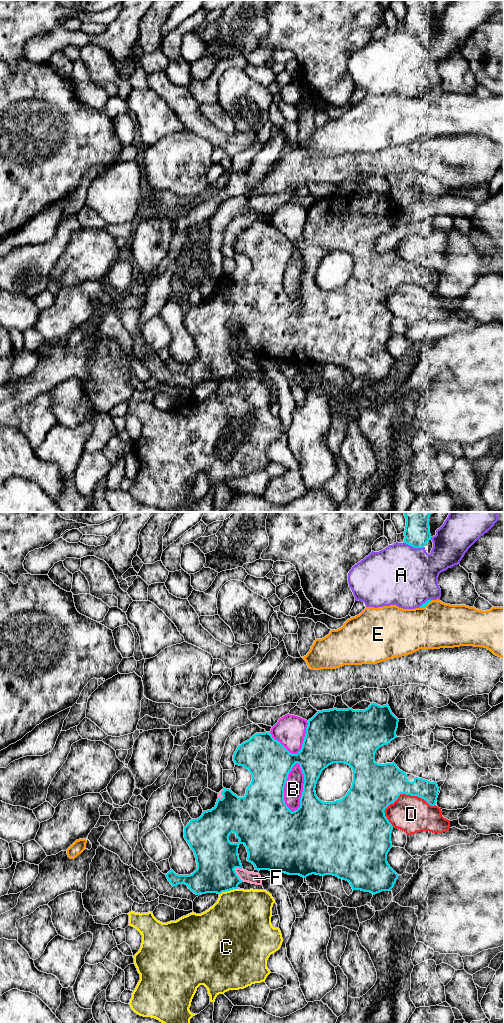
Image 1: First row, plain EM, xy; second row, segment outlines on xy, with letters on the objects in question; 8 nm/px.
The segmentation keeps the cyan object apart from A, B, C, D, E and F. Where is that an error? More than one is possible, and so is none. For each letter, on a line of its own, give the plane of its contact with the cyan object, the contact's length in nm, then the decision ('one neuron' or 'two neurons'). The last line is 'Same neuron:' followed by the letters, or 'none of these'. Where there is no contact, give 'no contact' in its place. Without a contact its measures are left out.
A: xy | 170 nm | two neurons
B: xy | 400 nm | two neurons
C: xy | 150 nm | two neurons
D: xy | 420 nm | two neurons
E: xy | 130 nm | two neurons
F: xy | 140 nm | two neurons
Same neuron: none of these

